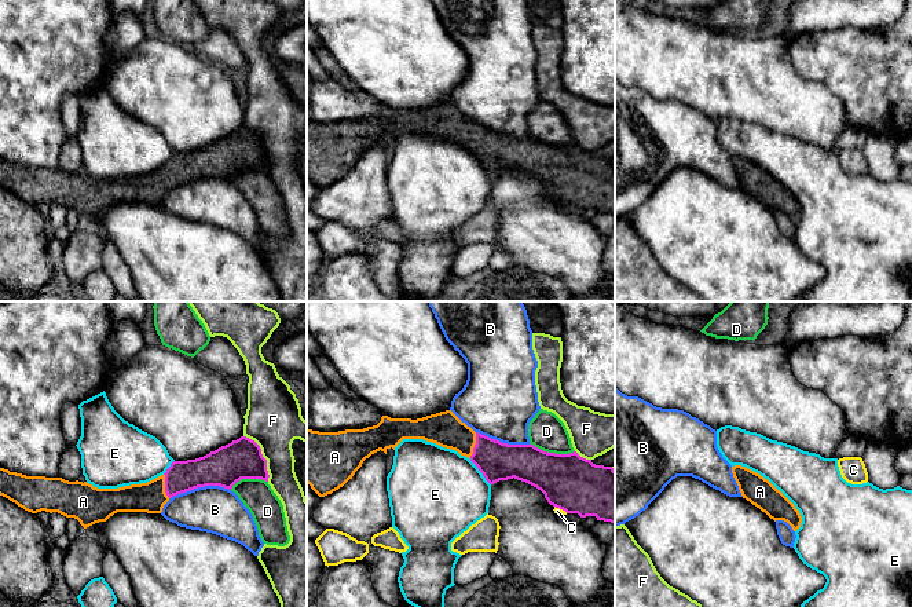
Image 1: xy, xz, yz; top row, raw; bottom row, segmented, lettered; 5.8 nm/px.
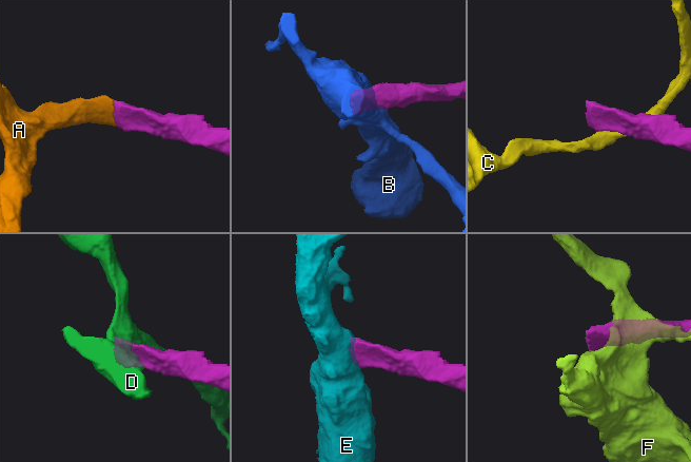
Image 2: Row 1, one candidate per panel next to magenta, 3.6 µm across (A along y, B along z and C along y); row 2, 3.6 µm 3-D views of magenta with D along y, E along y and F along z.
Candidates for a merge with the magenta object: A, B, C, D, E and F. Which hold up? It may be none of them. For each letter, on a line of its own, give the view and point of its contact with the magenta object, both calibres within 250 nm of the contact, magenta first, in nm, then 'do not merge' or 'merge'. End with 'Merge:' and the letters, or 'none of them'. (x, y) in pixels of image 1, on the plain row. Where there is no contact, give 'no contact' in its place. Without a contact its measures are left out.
A: xz (475, 136) | 220/200 nm | merge
B: xy (200, 178) | 220/280 nm | do not merge
C: xz (561, 200) | 320/40 nm | do not merge
D: xz (552, 145) | 320/220 nm | do not merge
E: xz (480, 163) | 220/480 nm | do not merge
F: xy (262, 147) | 240/320 nm | do not merge
Merge: A

